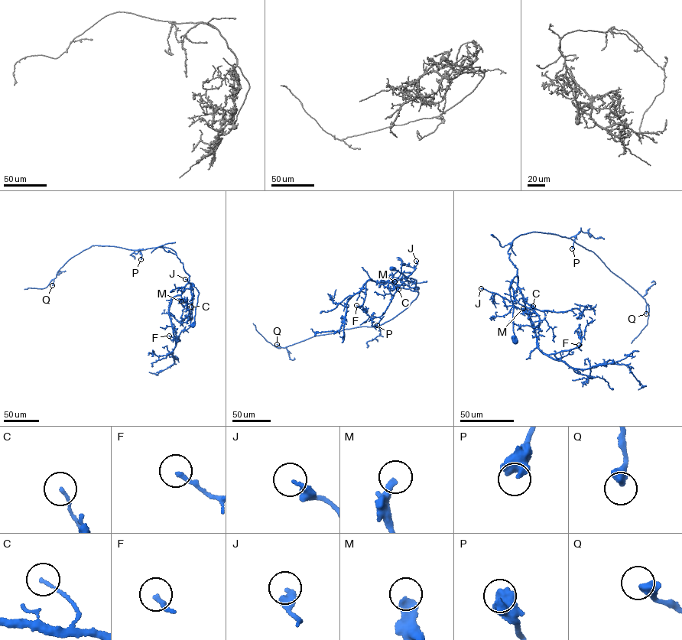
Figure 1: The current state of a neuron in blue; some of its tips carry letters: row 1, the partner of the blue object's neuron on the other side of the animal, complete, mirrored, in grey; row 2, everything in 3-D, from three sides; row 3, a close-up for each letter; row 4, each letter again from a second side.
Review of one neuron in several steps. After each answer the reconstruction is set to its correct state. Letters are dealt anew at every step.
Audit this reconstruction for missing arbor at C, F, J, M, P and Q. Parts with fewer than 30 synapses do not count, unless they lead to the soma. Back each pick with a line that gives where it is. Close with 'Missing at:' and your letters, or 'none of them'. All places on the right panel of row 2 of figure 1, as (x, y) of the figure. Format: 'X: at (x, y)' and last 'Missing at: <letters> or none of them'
Missing at: none of them

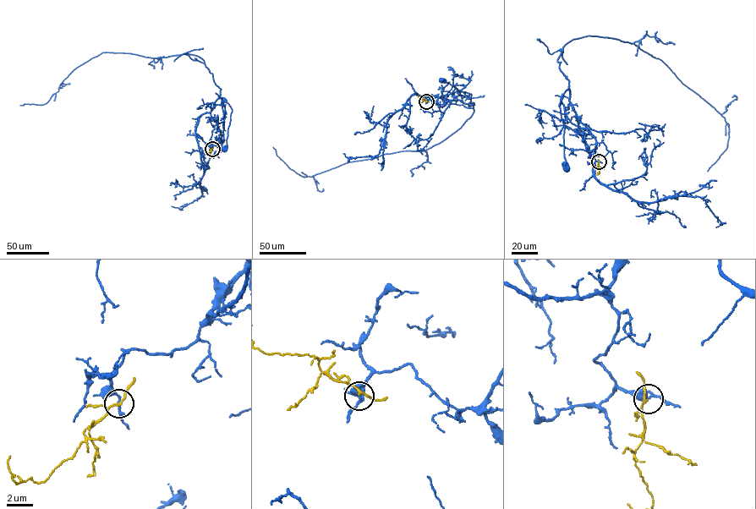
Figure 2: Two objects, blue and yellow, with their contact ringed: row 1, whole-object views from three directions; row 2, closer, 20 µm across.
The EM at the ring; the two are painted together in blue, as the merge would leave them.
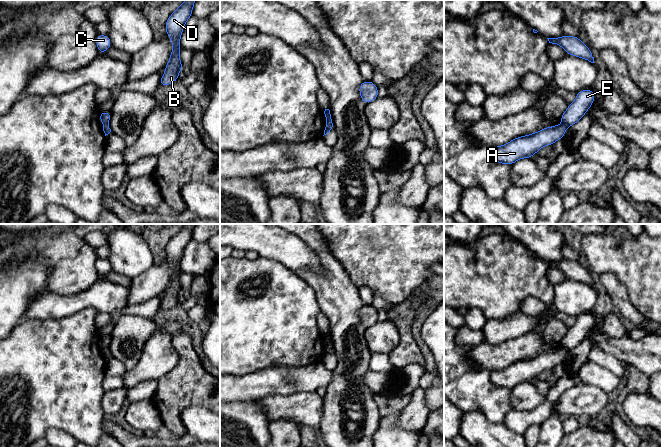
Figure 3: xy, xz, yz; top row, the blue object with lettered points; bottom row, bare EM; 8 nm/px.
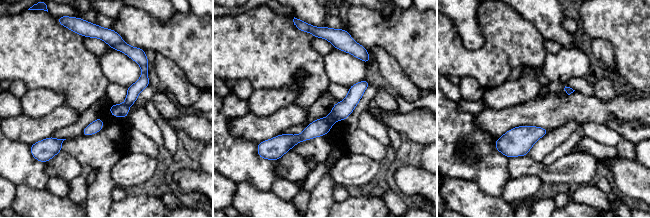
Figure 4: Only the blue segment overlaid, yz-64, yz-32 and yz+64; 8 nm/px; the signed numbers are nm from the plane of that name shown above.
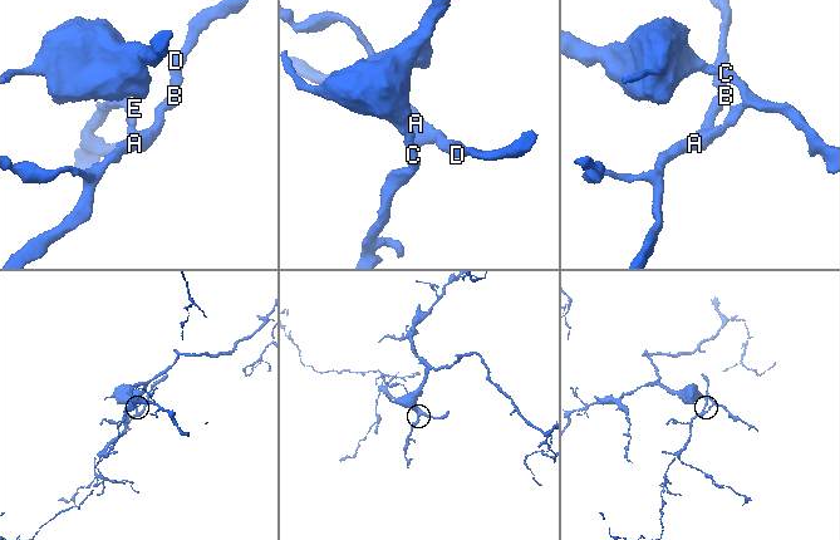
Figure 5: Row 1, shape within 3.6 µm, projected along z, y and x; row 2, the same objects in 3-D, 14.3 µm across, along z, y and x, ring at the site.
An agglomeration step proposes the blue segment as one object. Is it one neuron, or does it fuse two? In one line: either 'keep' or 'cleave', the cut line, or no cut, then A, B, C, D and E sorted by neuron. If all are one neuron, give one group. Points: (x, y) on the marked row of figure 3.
cleave; cut in xy along (103, 124), (107, 125); A B D / C E

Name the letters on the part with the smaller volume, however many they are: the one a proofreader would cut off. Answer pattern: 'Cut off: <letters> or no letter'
Cut off: A, B, D

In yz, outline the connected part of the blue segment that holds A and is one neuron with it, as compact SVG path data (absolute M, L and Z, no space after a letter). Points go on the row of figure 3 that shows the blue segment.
M564 124L541 129L536 133L514 138L502 146L491 148L491 157L501 164L512 165L523 158L531 158L541 148L562 139L567 127Z

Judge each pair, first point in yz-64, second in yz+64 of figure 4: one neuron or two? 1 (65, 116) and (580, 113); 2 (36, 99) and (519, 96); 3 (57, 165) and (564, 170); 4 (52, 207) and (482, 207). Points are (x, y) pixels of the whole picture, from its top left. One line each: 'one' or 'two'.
1: one
2: one
3: one
4: one

